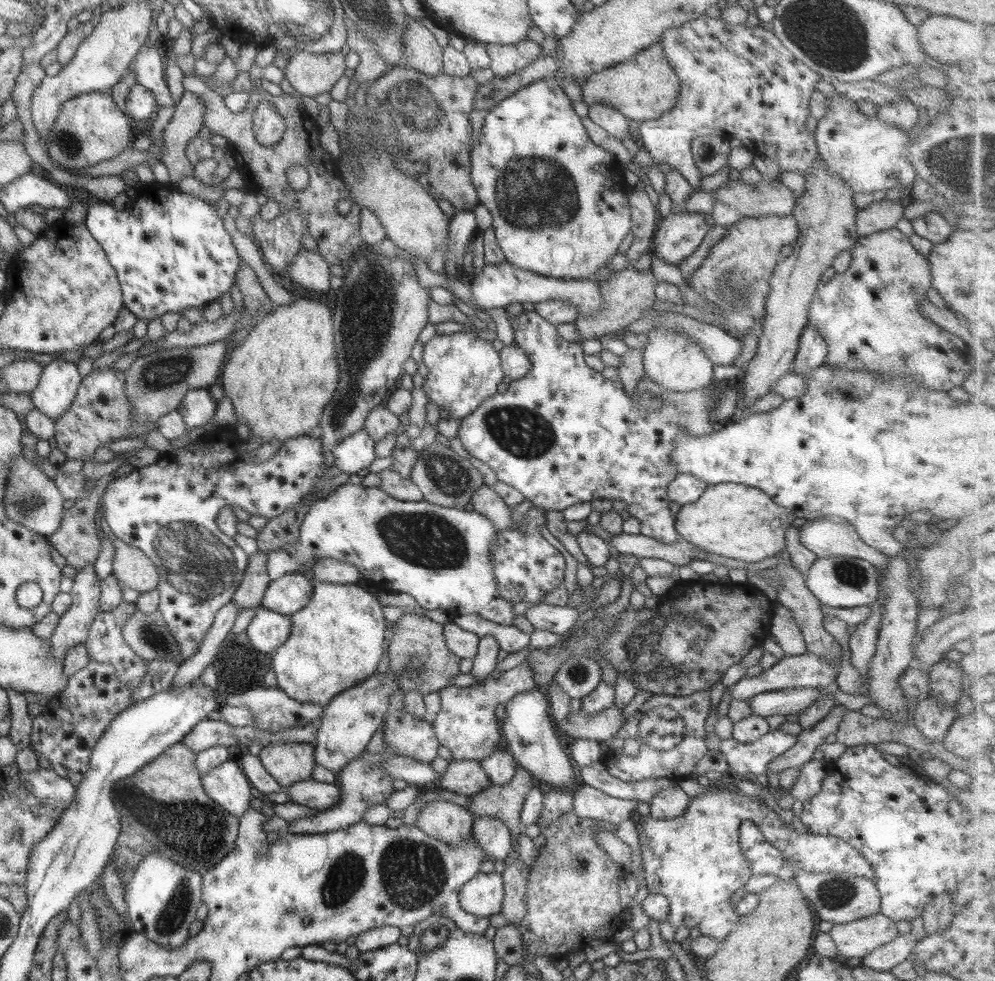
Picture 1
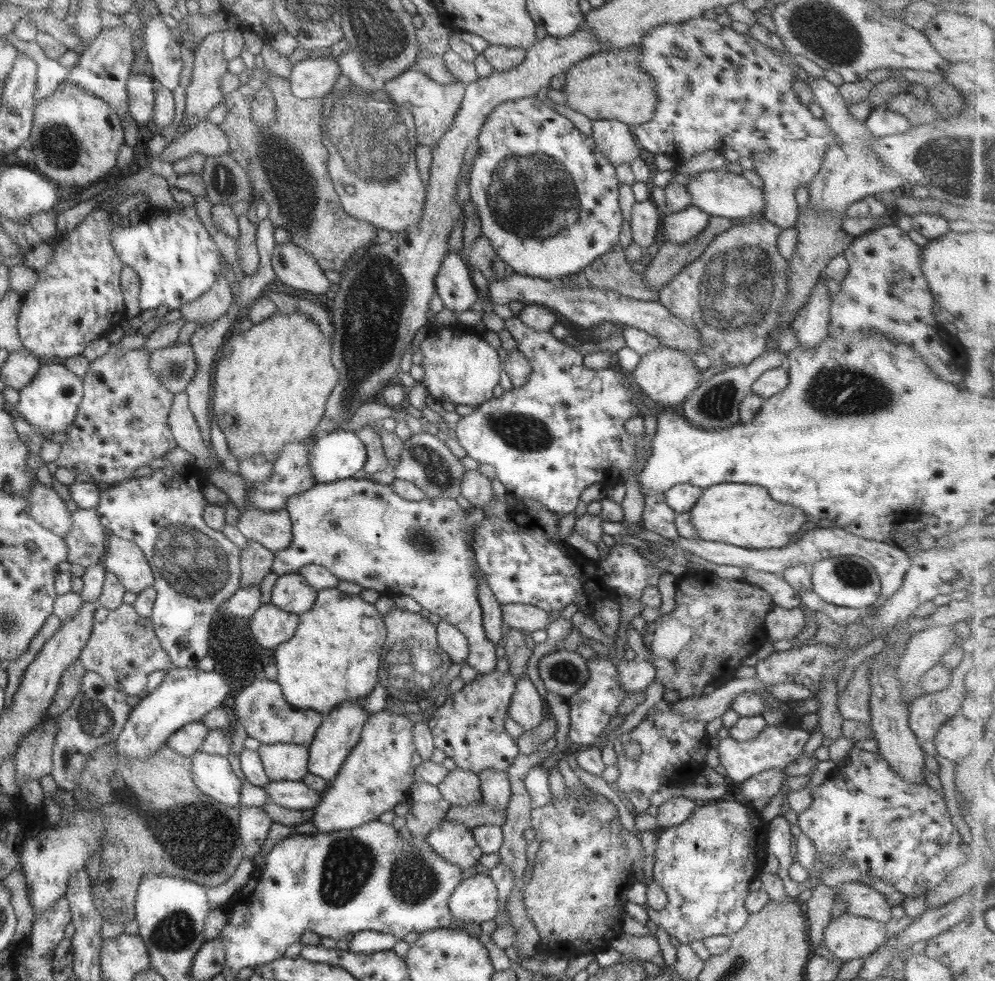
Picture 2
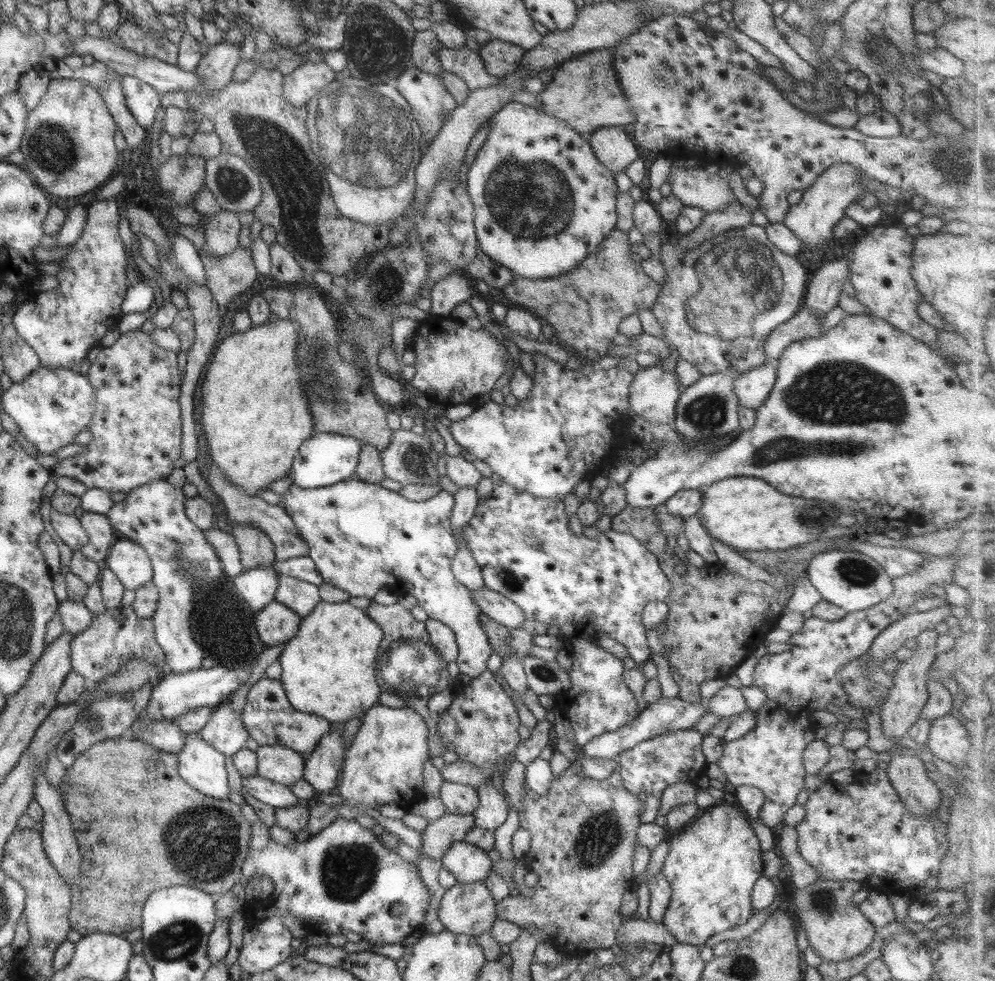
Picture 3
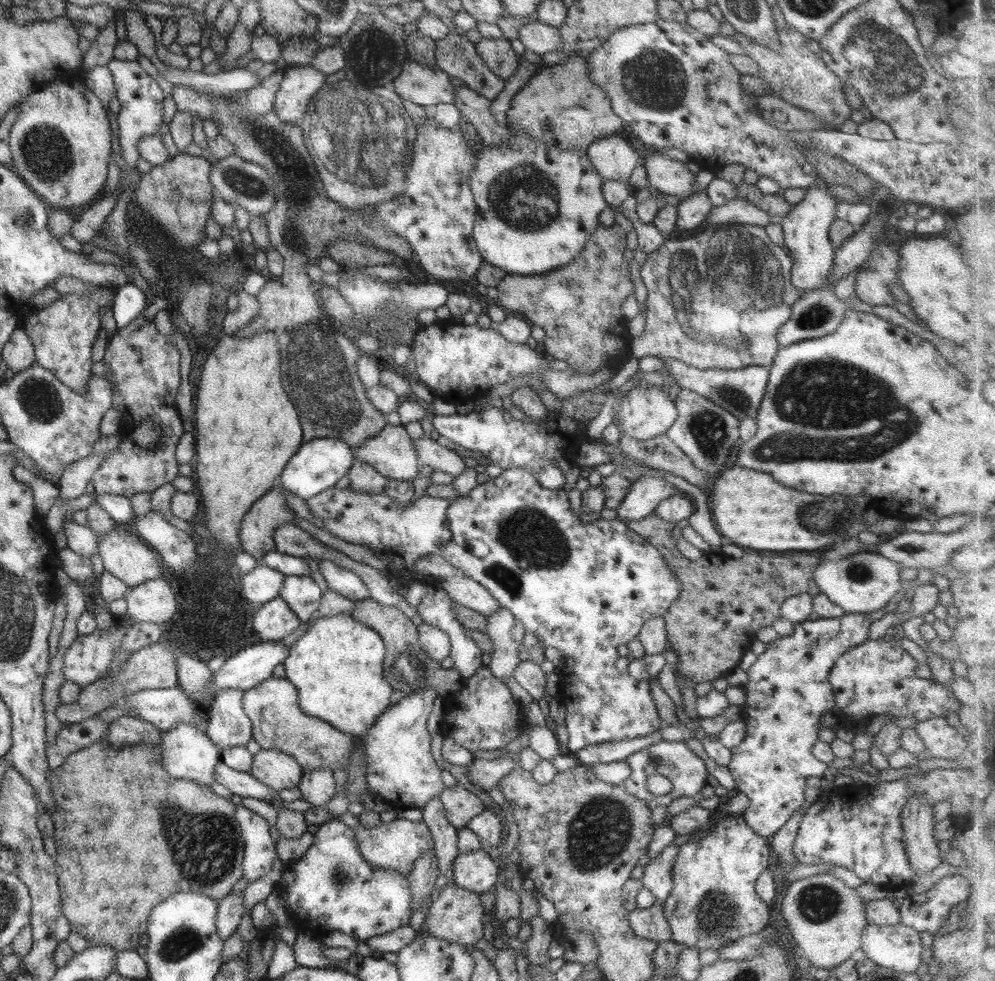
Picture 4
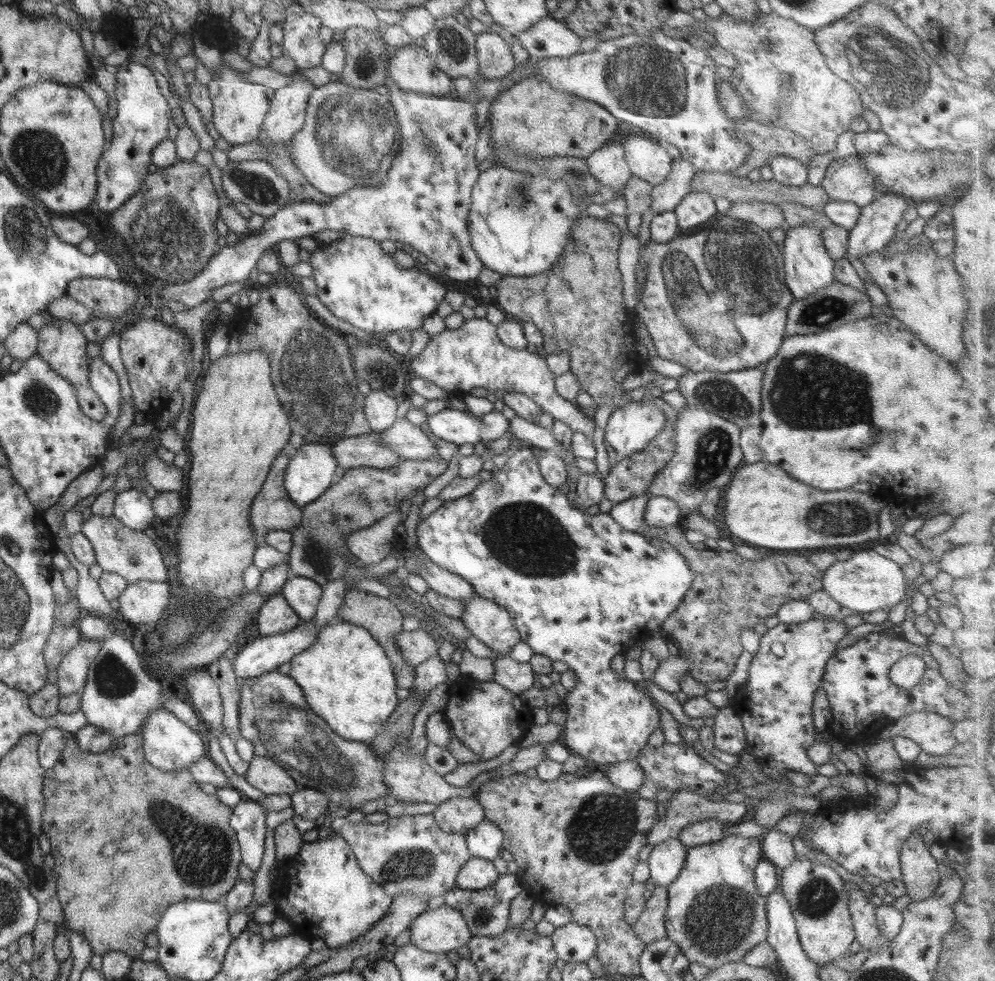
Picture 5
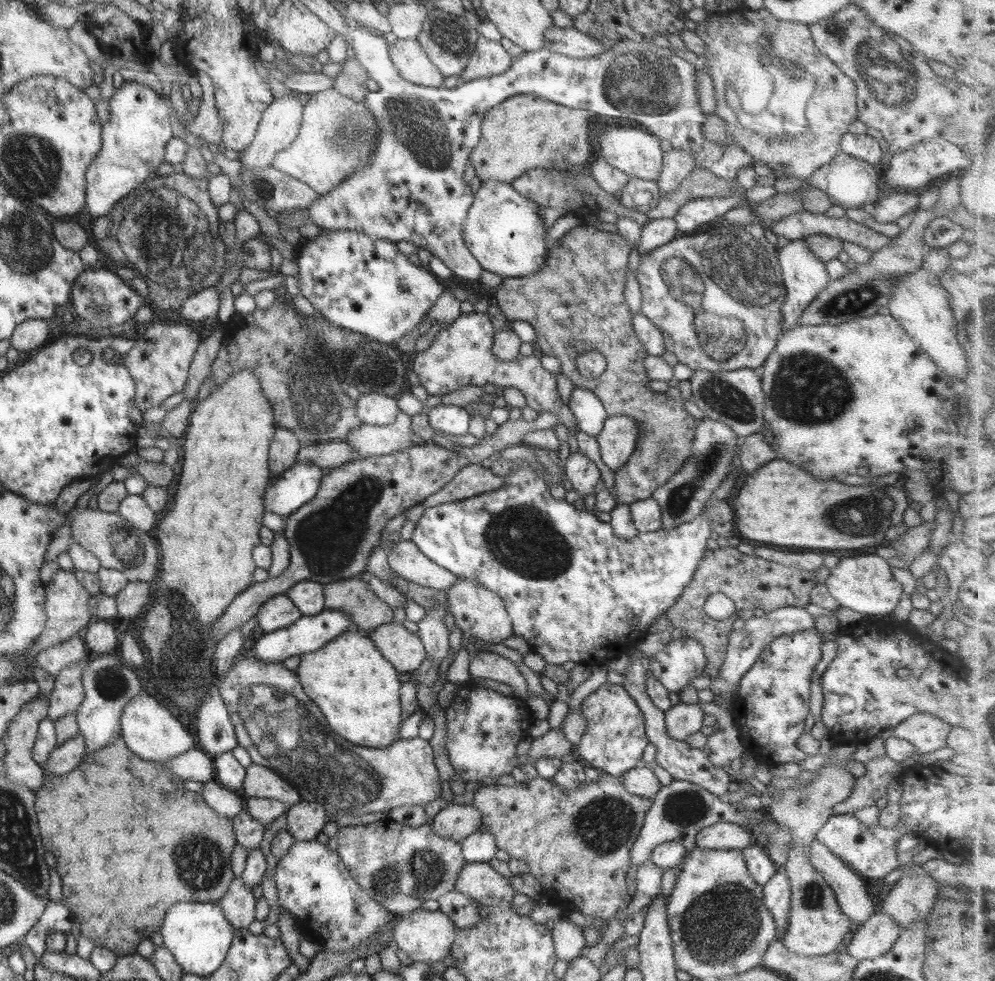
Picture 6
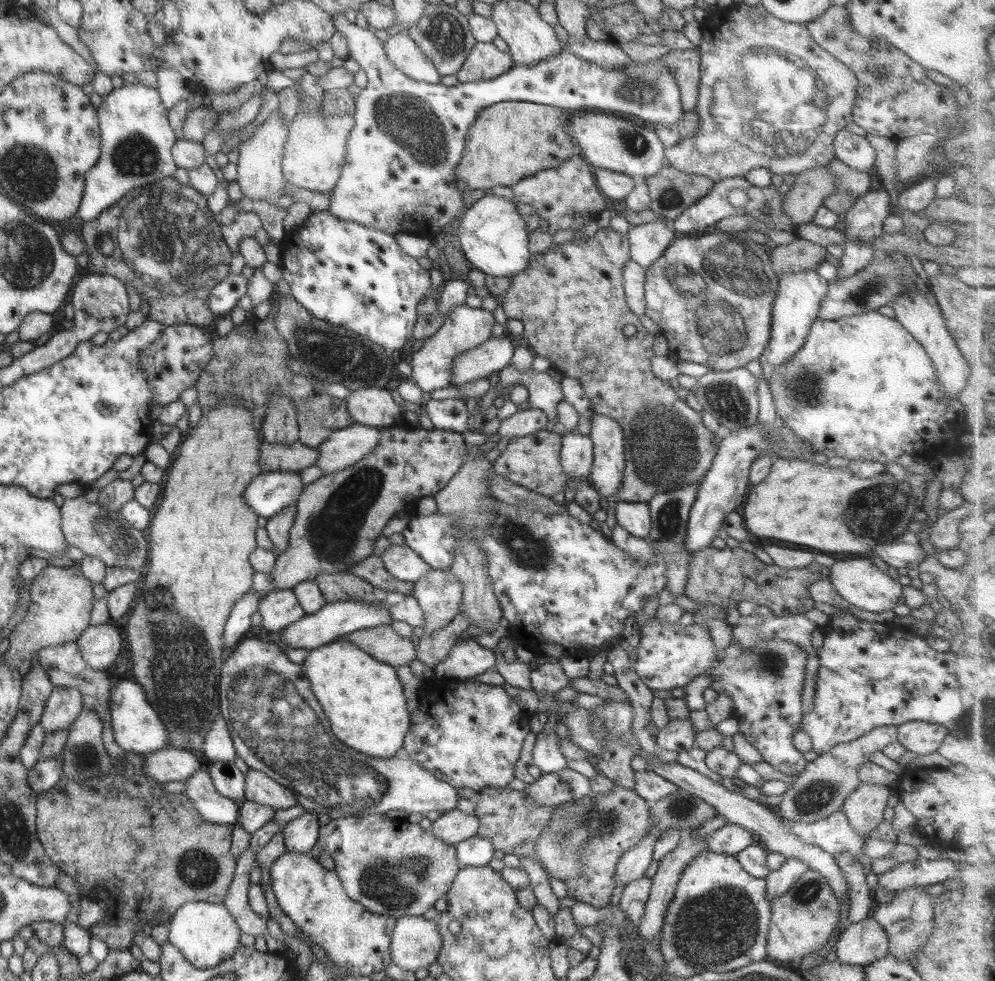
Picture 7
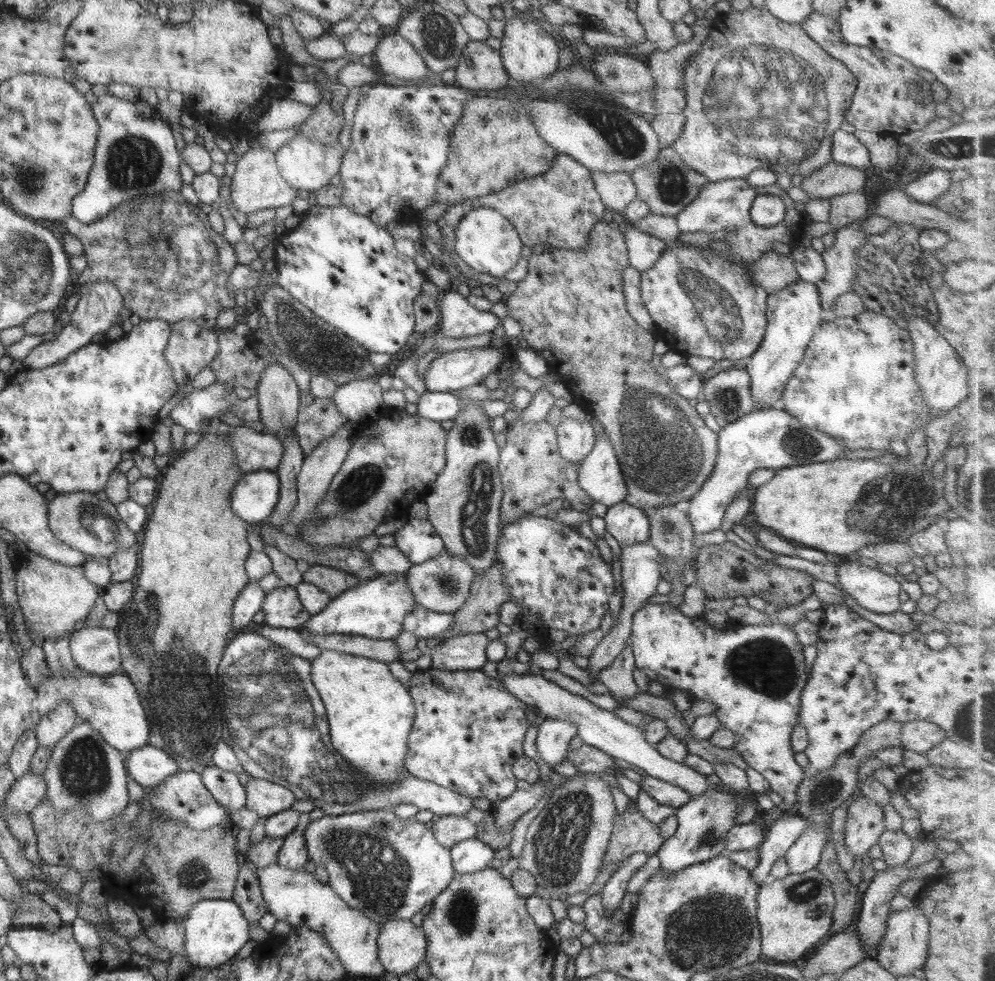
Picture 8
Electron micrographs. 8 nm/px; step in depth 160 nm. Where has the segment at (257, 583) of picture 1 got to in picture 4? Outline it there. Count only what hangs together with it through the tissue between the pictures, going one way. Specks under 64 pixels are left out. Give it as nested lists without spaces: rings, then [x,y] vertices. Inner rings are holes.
[[[280,483],[274,485],[241,520],[241,550],[260,561],[266,553],[275,550],[276,529],[285,522],[295,524],[294,516]]]

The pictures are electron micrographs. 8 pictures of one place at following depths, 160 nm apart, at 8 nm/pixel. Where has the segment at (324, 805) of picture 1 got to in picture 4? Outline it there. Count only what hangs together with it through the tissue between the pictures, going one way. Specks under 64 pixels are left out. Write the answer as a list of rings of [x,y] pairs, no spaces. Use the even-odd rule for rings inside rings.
[[[222,761],[214,767],[214,772],[215,782],[225,786],[231,794],[250,796],[271,804],[278,801],[276,791],[256,780],[249,772],[238,772]]]

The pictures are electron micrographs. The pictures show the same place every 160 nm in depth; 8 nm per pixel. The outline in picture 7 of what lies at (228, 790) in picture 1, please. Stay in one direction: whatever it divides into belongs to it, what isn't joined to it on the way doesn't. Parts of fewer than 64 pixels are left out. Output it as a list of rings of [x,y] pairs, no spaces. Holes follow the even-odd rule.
[[[126,678],[115,682],[113,689],[111,688],[109,706],[114,740],[125,751],[147,755],[155,750],[168,747],[164,720],[160,718],[156,708],[149,702],[141,683]]]

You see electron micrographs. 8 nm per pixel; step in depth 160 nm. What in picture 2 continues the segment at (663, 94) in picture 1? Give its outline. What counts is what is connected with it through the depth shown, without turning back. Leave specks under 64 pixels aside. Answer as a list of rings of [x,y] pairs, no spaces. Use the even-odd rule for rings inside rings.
[[[639,45],[623,49],[612,49],[608,52],[600,51],[570,67],[565,72],[564,86],[561,90],[566,94],[566,106],[584,114],[593,121],[618,120],[628,126],[638,126],[648,122],[656,108],[657,96],[651,76],[639,66],[640,53]]]

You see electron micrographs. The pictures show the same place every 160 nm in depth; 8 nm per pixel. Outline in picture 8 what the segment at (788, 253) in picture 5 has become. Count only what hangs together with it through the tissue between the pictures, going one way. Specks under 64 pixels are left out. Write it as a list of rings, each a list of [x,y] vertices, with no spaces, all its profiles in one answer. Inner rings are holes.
[[[798,280],[768,295],[766,332],[758,350],[748,358],[745,368],[750,375],[750,391],[756,410],[760,410],[762,405],[780,407],[784,386],[802,361],[812,336],[824,322],[820,319],[822,310],[818,289],[812,282]]]

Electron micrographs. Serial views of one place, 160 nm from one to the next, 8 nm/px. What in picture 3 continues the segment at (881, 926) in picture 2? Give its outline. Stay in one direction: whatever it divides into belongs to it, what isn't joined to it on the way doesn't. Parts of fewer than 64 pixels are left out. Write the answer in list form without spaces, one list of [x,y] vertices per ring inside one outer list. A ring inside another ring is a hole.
[[[818,880],[802,890],[797,889],[794,892],[794,898],[792,904],[794,904],[794,910],[796,910],[796,918],[800,920],[802,928],[810,943],[810,947],[816,951],[816,954],[820,955],[822,961],[827,962],[841,962],[859,956],[867,950],[876,936],[876,927],[864,916],[864,913],[860,910],[859,905],[855,905],[852,901],[852,895],[858,890],[862,890],[864,886],[860,882],[848,881],[848,880]]]

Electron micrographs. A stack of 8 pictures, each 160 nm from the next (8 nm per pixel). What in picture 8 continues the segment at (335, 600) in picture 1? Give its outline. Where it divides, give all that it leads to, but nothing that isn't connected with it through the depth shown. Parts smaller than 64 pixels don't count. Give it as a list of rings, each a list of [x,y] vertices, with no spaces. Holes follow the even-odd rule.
[[[322,650],[322,653],[312,660],[311,681],[317,688],[317,691],[319,692],[319,695],[325,704],[325,709],[327,712],[326,718],[328,718],[328,724],[330,724],[329,728],[330,738],[332,738],[332,750],[337,751],[342,759],[345,759],[346,762],[349,762],[353,768],[356,768],[359,774],[366,778],[366,786],[364,786],[364,788],[372,789],[374,786],[378,786],[379,784],[391,784],[391,782],[397,782],[397,780],[401,780],[403,776],[407,775],[408,772],[405,770],[404,763],[407,752],[409,752],[408,737],[414,722],[415,704],[413,703],[411,694],[408,692],[408,687],[404,686],[402,682],[398,681],[392,675],[392,673],[390,673],[388,664],[384,662],[378,662],[370,658],[354,656],[353,654],[342,654],[341,652],[336,652],[335,650]]]

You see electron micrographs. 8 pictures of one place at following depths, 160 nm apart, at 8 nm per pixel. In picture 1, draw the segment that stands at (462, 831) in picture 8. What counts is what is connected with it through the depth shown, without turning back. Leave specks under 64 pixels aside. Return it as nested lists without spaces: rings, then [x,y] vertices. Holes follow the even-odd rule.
[[[475,760],[449,761],[447,770],[440,775],[440,786],[444,790],[472,797],[492,784],[486,771]]]

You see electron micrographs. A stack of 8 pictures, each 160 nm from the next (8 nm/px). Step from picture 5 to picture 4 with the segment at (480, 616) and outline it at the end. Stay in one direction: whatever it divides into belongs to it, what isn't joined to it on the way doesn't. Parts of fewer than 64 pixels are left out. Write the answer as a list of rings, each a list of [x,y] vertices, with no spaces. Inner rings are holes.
[[[500,608],[498,612],[487,616],[485,633],[493,644],[490,663],[487,667],[499,679],[513,676],[514,669],[521,661],[519,645],[525,634],[524,625],[510,611]]]

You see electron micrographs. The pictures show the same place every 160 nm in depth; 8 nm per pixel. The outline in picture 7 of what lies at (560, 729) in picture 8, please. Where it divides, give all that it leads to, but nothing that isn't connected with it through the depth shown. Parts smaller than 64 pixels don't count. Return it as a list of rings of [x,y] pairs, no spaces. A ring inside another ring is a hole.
[[[554,731],[537,735],[532,760],[543,773],[556,773],[567,767],[568,760],[559,747],[560,739]]]

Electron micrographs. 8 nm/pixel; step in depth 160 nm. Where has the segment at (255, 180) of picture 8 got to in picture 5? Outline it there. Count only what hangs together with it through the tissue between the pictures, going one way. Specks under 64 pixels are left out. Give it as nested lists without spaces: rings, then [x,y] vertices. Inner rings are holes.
[[[297,71],[291,74],[291,77],[293,81],[288,86],[283,86],[275,91],[261,128],[261,137],[268,137],[269,142],[273,142],[273,144],[289,144],[292,137],[302,130],[310,93],[312,89],[316,88],[307,77],[300,75]]]

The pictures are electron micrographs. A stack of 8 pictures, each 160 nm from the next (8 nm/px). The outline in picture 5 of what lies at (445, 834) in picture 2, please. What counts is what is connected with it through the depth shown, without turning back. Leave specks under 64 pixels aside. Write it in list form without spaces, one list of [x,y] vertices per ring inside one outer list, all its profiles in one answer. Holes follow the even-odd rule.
[[[471,857],[458,871],[456,887],[464,890],[480,891],[493,886],[499,878],[492,861]]]

